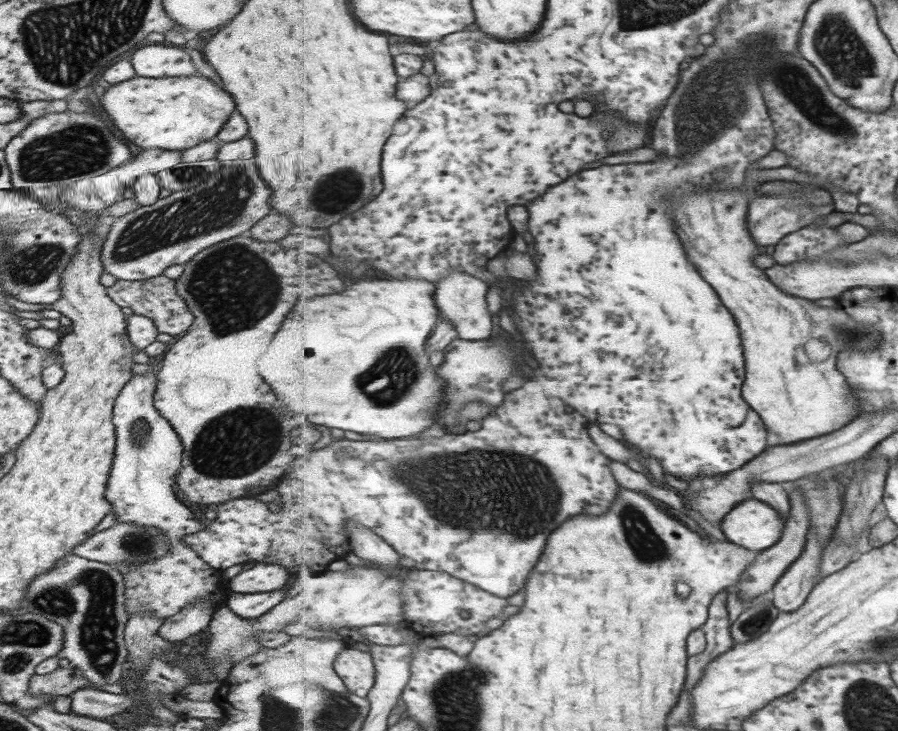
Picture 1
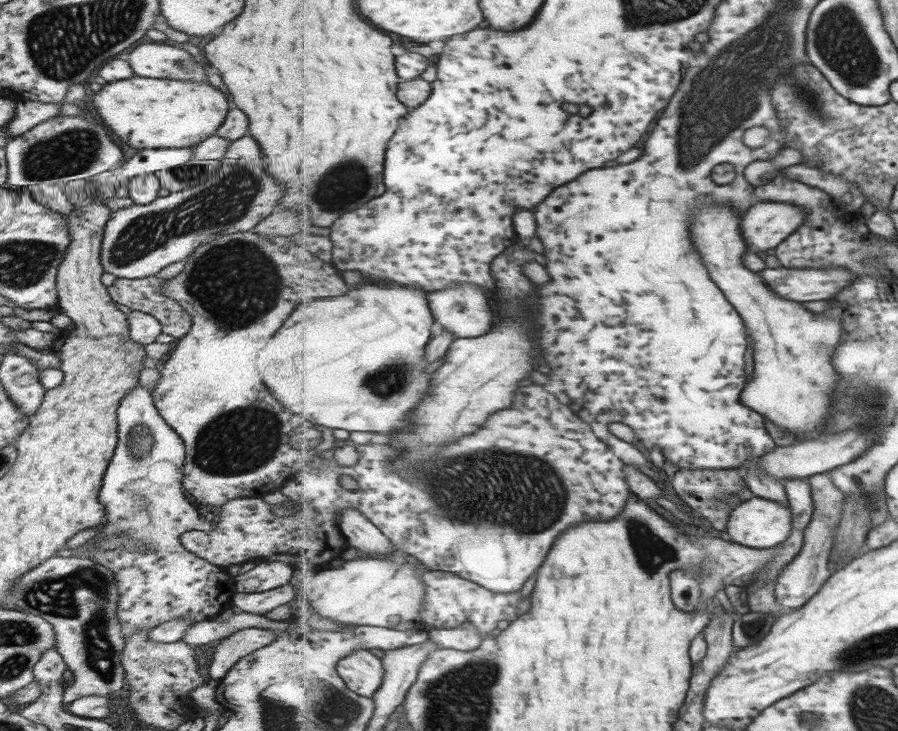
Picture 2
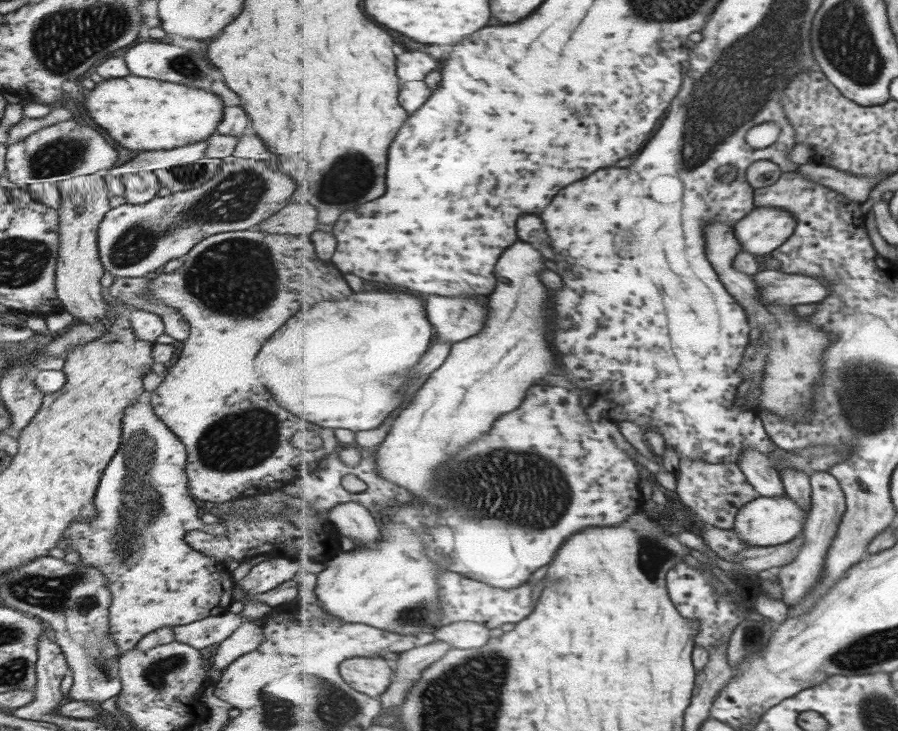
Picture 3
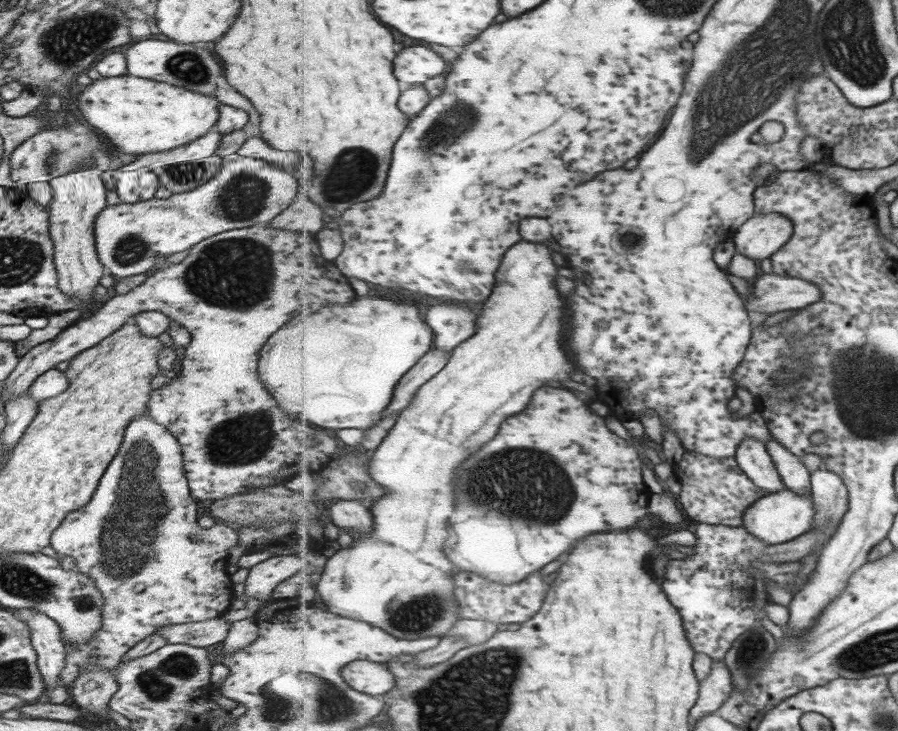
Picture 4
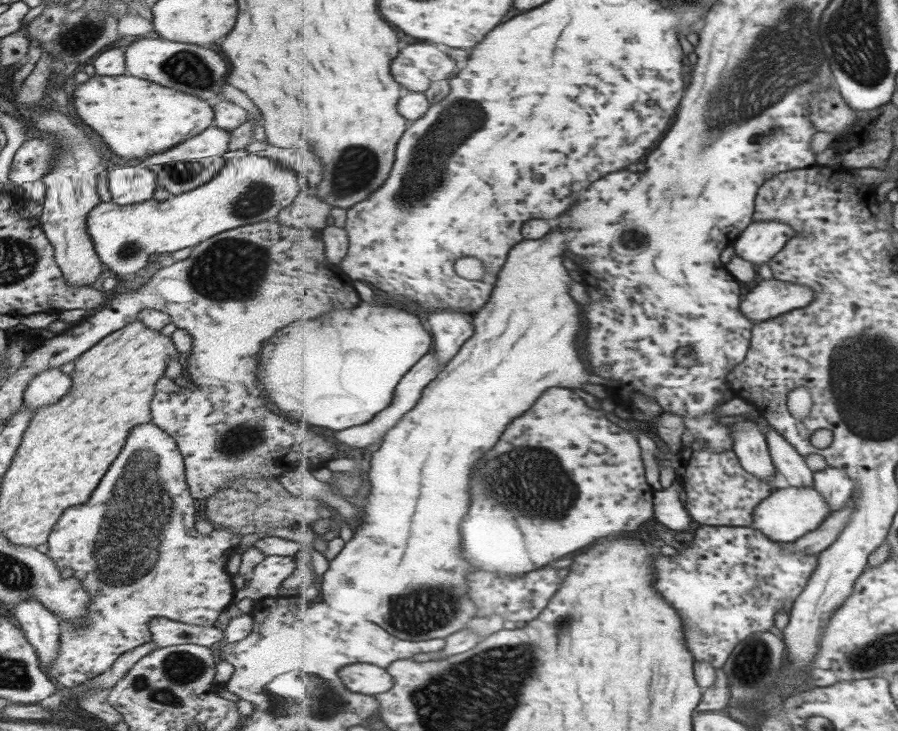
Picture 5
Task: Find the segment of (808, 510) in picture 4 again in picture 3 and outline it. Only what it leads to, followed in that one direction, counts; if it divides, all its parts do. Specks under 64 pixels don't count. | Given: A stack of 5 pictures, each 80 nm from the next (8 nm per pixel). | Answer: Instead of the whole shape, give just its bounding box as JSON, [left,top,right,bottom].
[733,496,808,547]

